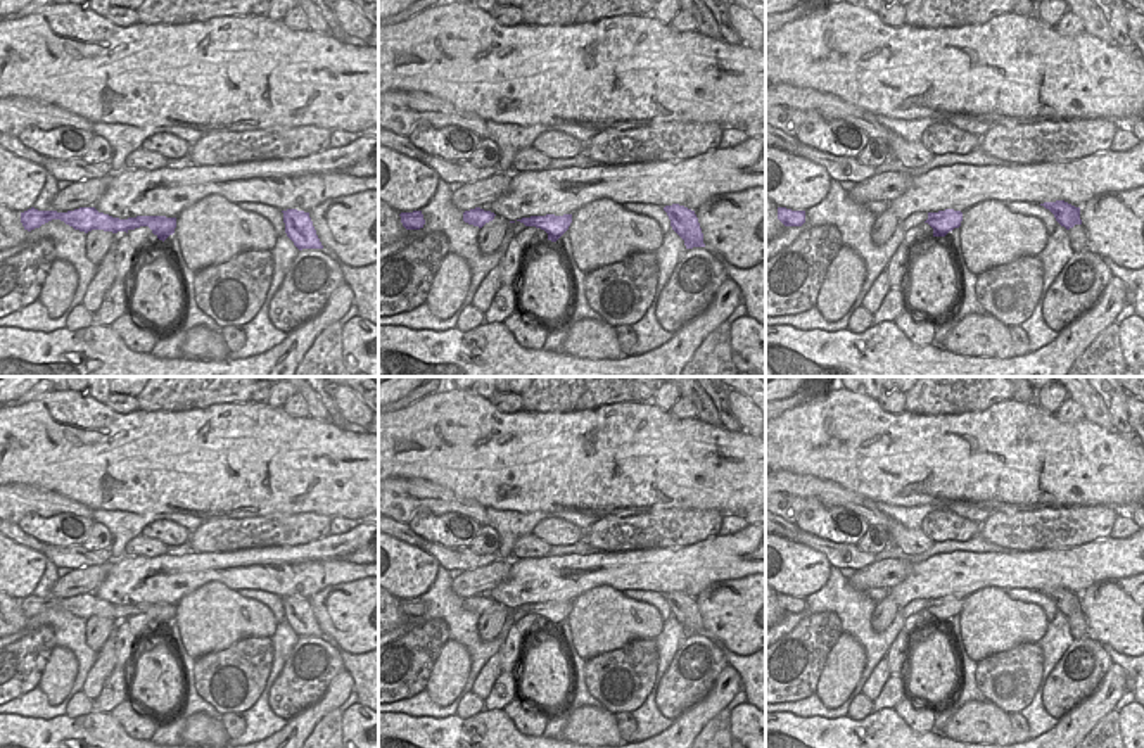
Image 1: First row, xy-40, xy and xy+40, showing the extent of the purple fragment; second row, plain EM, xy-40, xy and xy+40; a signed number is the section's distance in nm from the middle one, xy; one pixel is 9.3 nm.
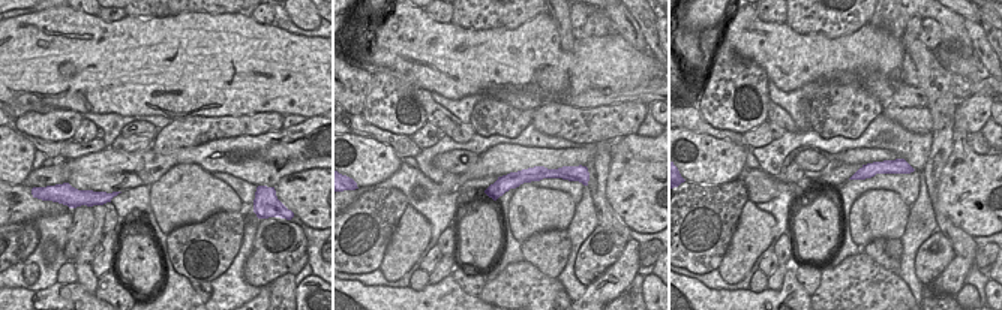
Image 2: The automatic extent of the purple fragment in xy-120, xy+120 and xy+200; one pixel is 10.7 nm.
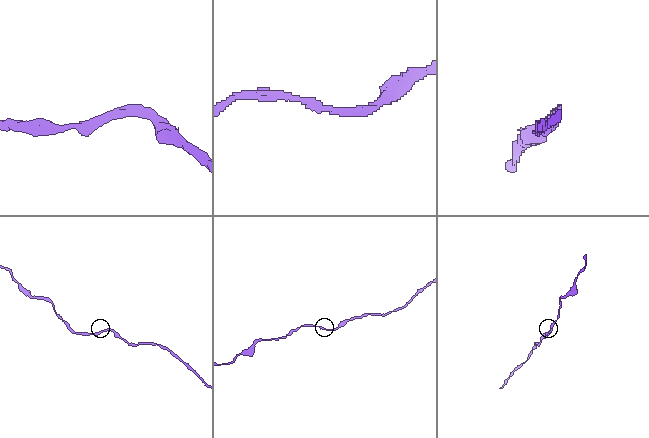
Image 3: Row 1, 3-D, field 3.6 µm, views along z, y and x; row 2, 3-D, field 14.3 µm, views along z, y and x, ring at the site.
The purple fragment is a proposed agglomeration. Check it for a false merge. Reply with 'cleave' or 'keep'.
keep

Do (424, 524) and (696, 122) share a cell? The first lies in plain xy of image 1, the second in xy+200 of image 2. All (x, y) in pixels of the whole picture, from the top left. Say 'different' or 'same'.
different

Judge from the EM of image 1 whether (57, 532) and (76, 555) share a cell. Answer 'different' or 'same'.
different

